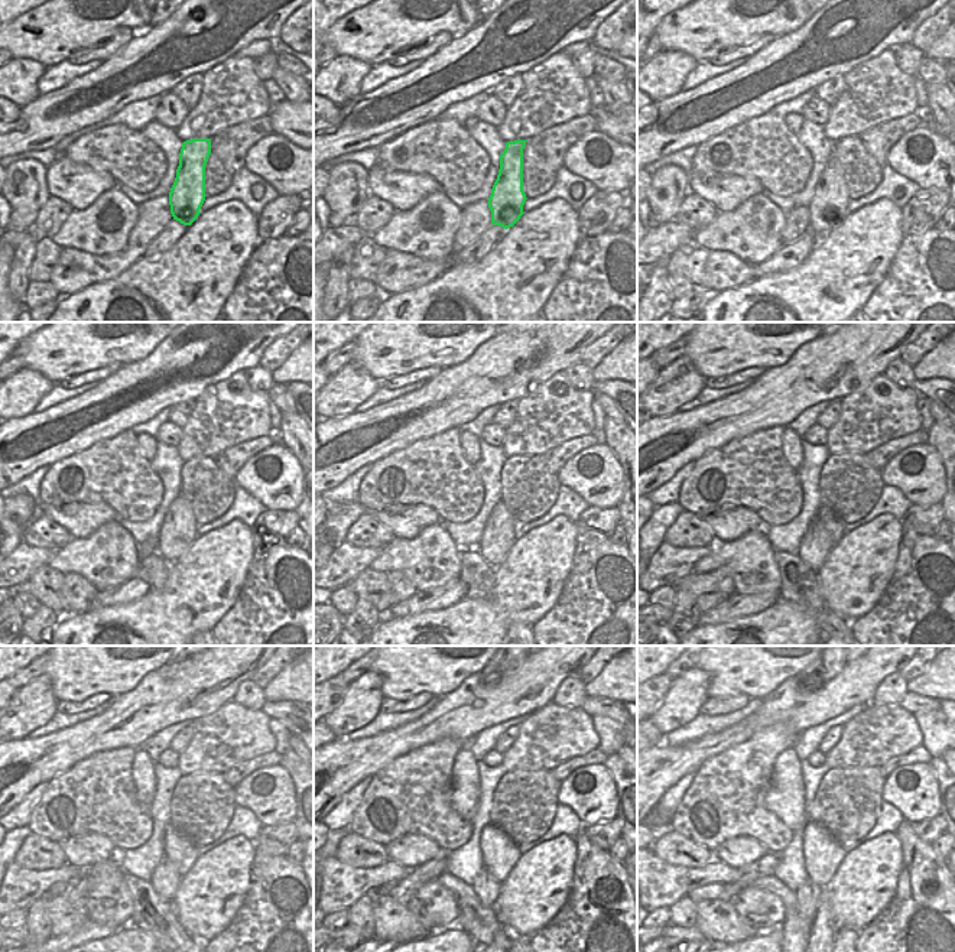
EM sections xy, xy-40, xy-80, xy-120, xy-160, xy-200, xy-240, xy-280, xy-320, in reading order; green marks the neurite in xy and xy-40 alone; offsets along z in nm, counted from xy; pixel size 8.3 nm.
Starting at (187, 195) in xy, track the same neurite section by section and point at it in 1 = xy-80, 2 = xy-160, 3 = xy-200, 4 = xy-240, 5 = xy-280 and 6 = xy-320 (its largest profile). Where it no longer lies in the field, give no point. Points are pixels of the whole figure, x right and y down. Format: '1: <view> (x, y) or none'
1: xy-80 (828, 207)
2: xy-160 (502, 530)
3: xy-200 (817, 545)
4: xy-240 (165, 879)
5: xy-280 (487, 889)
6: xy-320 (796, 929)

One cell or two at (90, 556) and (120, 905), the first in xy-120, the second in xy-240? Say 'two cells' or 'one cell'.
one cell

